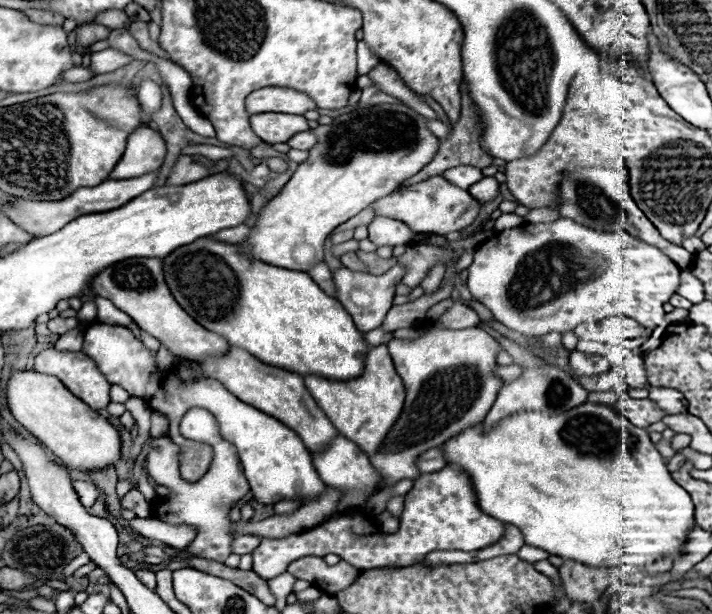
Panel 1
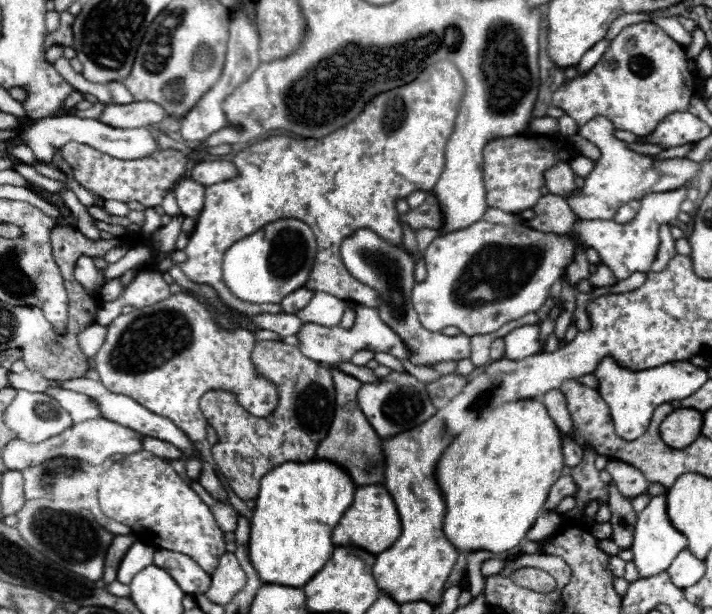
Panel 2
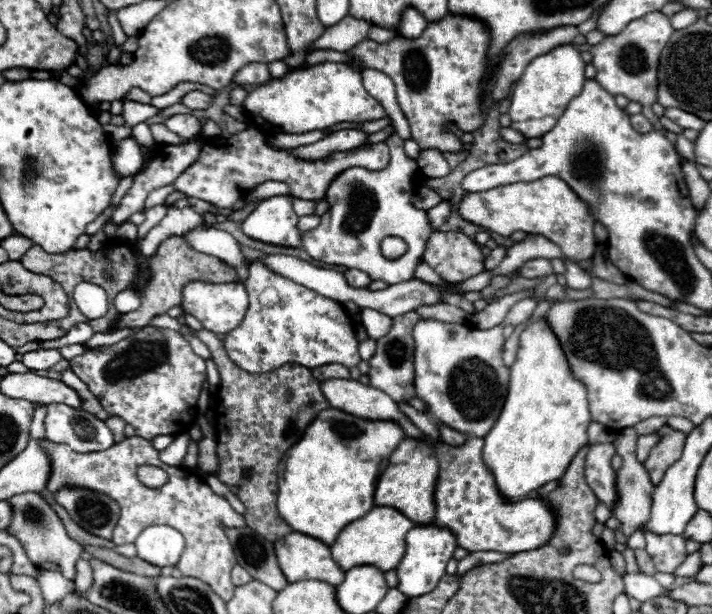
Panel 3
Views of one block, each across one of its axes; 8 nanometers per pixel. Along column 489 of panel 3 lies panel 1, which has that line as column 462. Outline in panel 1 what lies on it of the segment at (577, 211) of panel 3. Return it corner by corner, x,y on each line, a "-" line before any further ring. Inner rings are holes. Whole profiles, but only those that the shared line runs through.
428,178
424,182
416,182
412,186
400,186
392,194
374,202
374,216
396,218
408,224
414,232
430,232
430,234
448,234
460,232
474,222
480,212
480,202
476,202
468,190
460,190
440,178

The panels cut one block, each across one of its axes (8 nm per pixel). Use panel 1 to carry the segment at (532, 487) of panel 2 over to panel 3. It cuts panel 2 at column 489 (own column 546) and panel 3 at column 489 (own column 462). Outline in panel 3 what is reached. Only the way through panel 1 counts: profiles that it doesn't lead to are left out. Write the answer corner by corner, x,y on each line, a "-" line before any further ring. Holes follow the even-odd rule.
538,320
530,324
522,334
520,334
520,346
516,354
516,362
510,366
510,386
508,386
508,396
502,406
502,414
498,416
498,422
492,426
490,434
484,436
484,448
482,448
482,460
492,472
498,492
510,500
518,502
526,498
532,490
538,490
550,480
558,480
572,458
578,454
578,450
588,444
588,434
586,428
590,424
590,410
588,410
588,398
586,398
586,386
578,380
568,370
566,356
548,328
544,320

